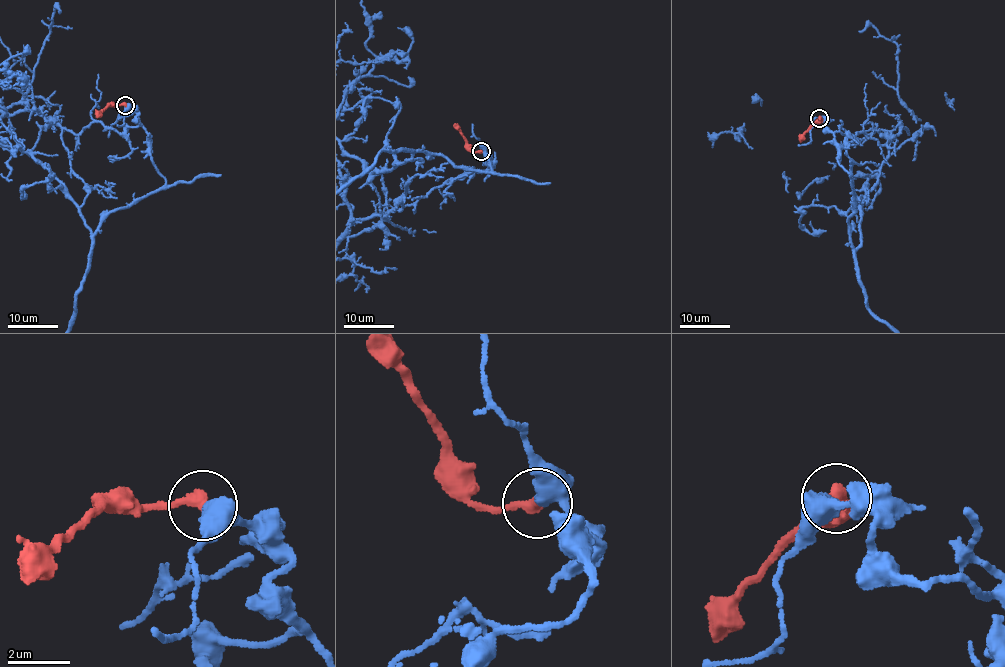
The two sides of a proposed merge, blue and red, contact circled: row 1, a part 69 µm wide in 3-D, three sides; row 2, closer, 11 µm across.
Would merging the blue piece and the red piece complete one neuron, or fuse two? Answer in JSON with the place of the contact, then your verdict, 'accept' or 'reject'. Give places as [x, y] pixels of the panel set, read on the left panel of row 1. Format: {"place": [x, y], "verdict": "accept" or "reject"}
{"place": [125, 105], "verdict": "accept"}

